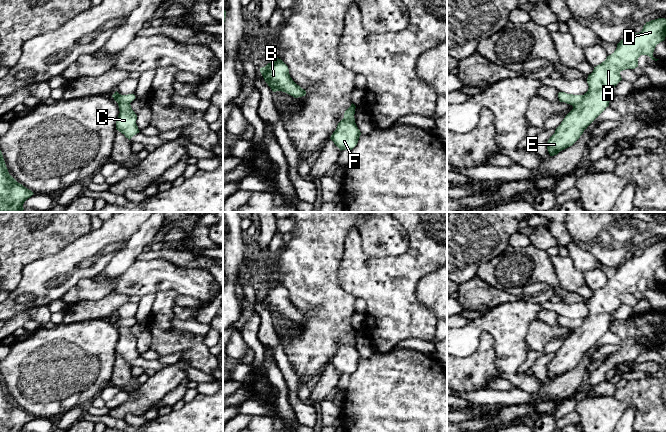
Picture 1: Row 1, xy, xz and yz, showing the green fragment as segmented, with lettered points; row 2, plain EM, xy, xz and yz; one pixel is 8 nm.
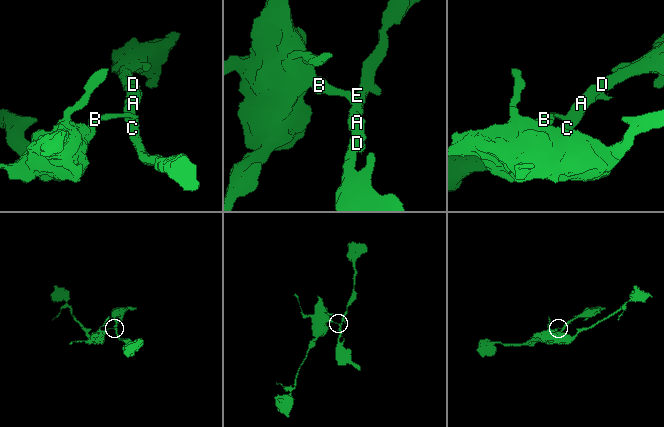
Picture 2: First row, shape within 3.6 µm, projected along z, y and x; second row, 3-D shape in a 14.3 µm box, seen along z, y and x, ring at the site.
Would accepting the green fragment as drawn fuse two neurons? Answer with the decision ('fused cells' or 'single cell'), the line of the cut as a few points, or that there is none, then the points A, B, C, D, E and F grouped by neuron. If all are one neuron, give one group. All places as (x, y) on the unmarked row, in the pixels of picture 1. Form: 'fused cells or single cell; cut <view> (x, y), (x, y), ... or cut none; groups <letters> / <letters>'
fused cells; cut xy (114, 321), (129, 327); groups A C D E F / B

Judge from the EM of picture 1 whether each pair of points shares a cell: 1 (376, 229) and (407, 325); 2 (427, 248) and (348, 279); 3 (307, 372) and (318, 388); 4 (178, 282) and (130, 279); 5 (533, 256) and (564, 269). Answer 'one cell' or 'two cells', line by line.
1: two cells
2: one cell
3: two cells
4: one cell
5: two cells

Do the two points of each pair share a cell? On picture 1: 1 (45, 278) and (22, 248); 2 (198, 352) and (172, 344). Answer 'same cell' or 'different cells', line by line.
1: different cells
2: same cell

